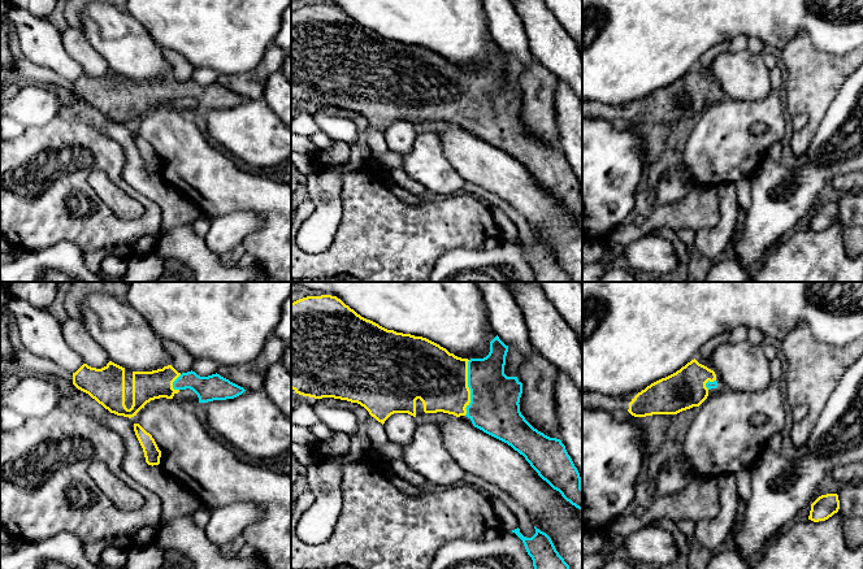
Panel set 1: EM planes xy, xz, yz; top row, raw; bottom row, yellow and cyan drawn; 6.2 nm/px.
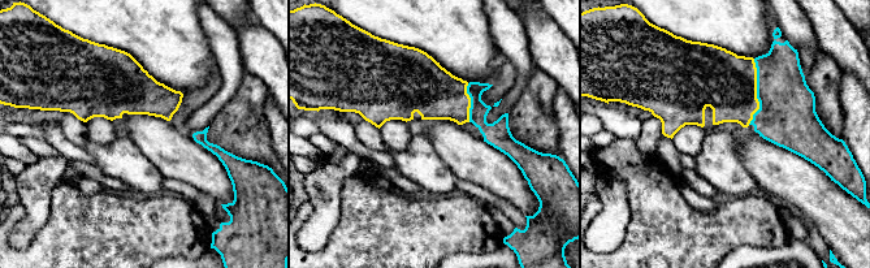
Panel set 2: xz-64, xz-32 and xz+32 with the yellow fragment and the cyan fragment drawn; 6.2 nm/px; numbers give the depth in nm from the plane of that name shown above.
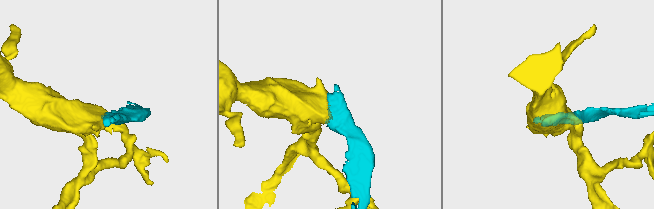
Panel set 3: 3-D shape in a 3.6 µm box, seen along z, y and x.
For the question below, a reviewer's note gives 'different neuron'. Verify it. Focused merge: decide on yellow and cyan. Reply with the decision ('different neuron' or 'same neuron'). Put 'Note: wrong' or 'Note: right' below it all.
same neuron
Note: wrong

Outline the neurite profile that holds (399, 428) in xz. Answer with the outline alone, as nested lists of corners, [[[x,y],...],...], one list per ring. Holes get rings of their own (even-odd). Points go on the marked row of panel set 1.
[[[394,413],[383,424],[389,442],[399,446],[411,442],[416,426],[415,417],[408,413]]]

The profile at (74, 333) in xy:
[[[66,317],[61,321],[66,344],[91,368],[101,369],[110,361],[107,352],[91,338],[82,320]]]

